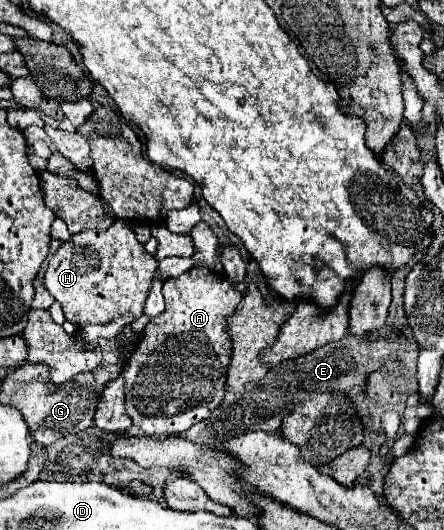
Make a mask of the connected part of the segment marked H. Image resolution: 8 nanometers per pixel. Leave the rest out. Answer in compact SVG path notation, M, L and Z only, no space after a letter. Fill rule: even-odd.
M116 218L108 230L78 232L62 242L48 262L44 286L62 304L66 320L82 330L92 324L104 326L120 316L140 318L156 266L156 258L136 240L132 222Z

